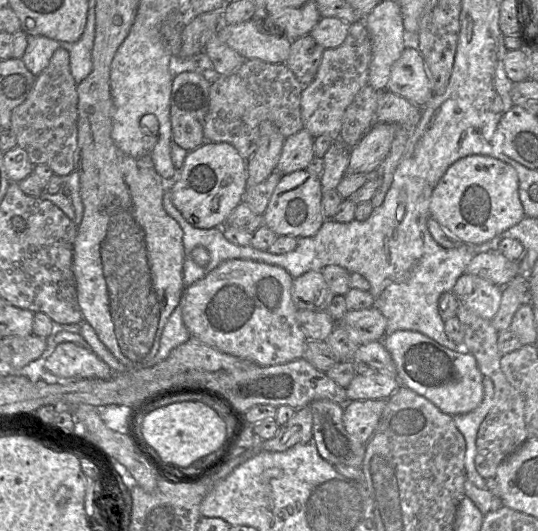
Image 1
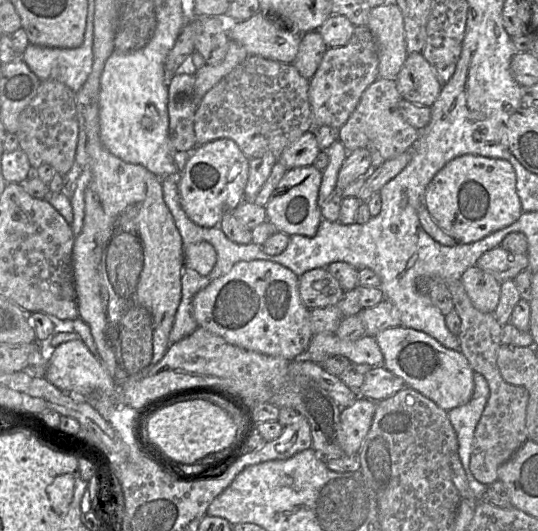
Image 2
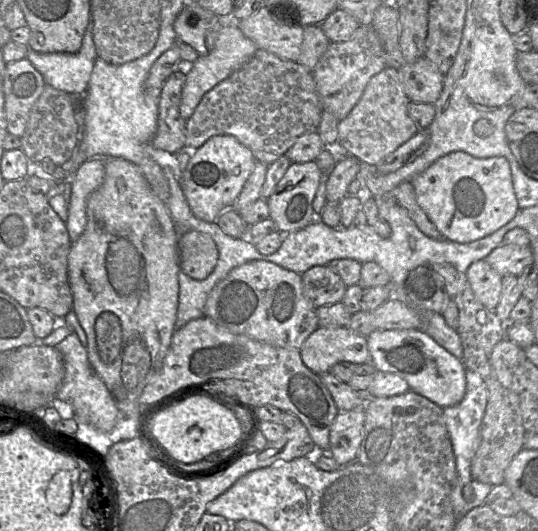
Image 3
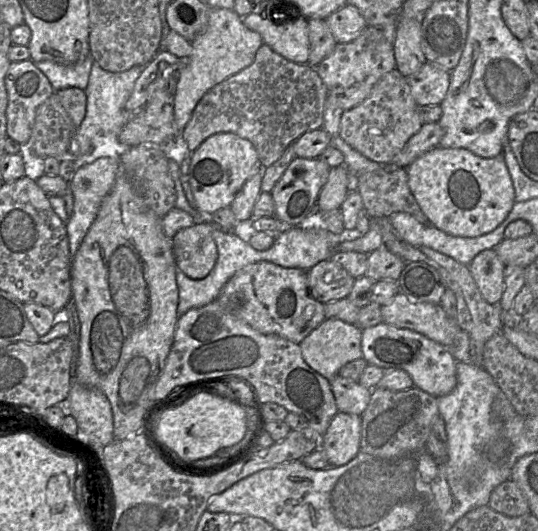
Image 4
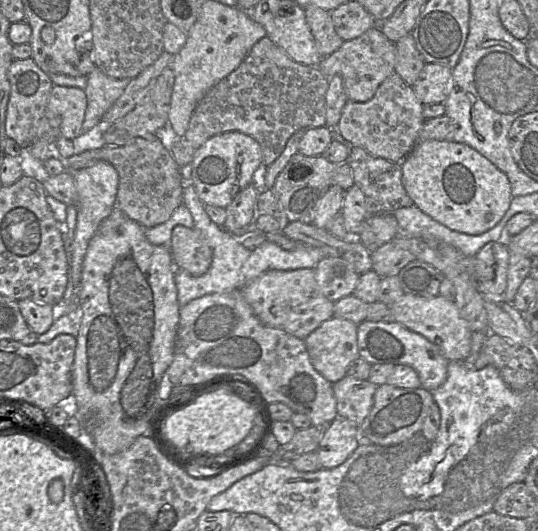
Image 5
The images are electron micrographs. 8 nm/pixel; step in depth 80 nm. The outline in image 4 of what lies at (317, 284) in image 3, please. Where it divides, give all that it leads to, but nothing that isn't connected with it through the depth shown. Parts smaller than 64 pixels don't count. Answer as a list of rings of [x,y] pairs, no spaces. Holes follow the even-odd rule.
[[[329,259],[320,261],[307,271],[308,292],[323,304],[346,298],[354,282],[355,278],[342,265]]]

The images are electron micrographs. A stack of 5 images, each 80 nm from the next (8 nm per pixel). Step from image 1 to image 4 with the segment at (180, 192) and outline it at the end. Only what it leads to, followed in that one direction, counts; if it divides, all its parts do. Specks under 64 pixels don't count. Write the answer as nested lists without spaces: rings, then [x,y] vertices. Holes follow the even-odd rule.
[[[217,133],[208,137],[192,152],[188,173],[197,210],[210,216],[219,209],[230,207],[244,183],[259,168],[257,151],[249,140],[234,133]]]

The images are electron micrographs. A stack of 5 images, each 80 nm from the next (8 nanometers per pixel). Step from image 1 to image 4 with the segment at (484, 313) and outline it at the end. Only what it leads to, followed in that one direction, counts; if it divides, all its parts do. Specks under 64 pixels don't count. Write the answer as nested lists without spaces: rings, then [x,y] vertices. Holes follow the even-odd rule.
[[[495,249],[480,252],[469,264],[472,277],[483,298],[491,305],[497,305],[502,299],[506,266],[498,257]]]

